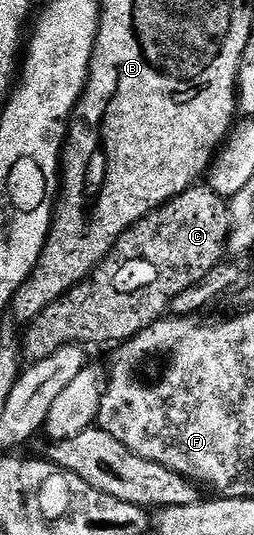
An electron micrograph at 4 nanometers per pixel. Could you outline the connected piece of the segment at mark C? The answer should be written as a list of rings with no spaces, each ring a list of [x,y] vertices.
[[[208,183],[189,185],[180,196],[174,197],[171,201],[167,201],[165,205],[160,205],[158,208],[153,209],[147,217],[141,217],[135,225],[126,229],[124,235],[114,244],[114,250],[90,272],[86,280],[69,289],[63,297],[56,299],[56,303],[44,307],[44,311],[40,311],[40,315],[36,315],[36,319],[25,326],[26,334],[23,332],[20,337],[21,356],[27,362],[33,363],[40,359],[48,359],[48,355],[52,355],[52,351],[60,351],[60,347],[65,345],[91,347],[90,345],[106,345],[109,341],[114,341],[113,343],[129,341],[131,337],[135,337],[137,333],[147,329],[154,321],[161,321],[163,317],[167,316],[172,299],[176,299],[176,295],[180,295],[180,291],[185,291],[187,287],[192,287],[192,283],[202,281],[208,275],[208,271],[212,271],[212,267],[220,264],[223,260],[222,253],[224,254],[227,250],[226,239],[229,235],[230,211],[223,194],[212,191],[212,187]]]

